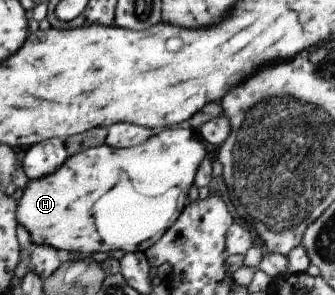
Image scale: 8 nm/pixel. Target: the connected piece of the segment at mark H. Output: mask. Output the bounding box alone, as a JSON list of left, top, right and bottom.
[16,125,208,259]

